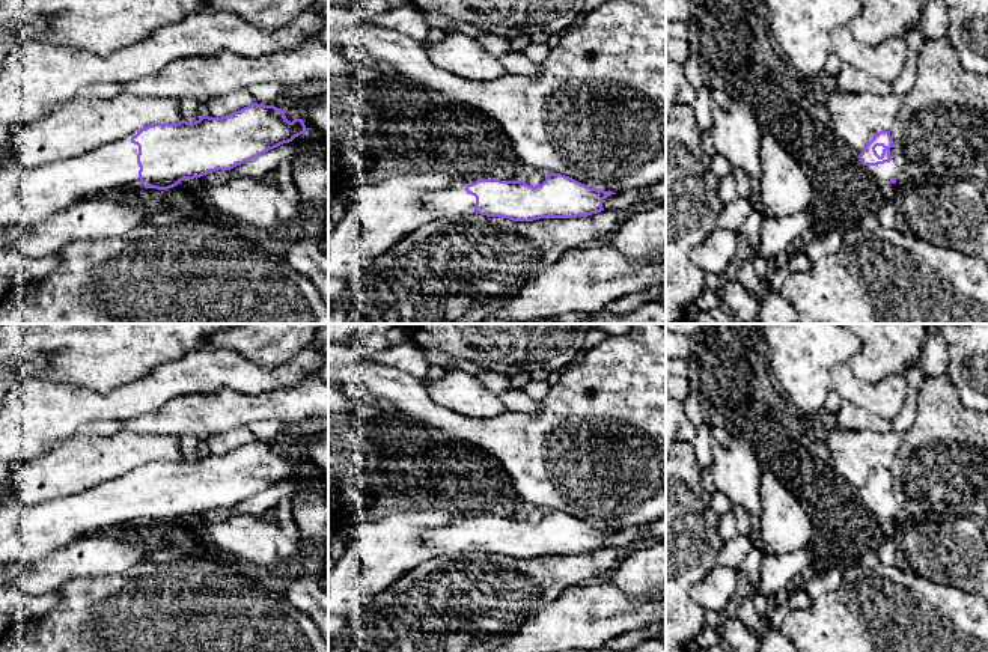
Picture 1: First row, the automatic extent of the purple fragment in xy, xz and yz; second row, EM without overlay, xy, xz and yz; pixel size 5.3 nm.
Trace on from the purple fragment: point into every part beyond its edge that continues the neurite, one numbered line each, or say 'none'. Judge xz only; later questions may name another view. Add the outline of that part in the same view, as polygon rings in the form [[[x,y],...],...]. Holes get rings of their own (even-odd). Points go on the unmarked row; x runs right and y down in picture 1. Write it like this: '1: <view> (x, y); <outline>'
1: xz (454, 538); [[[479,513],[482,516],[489,516],[492,513]],[[479,515],[453,519],[444,527],[428,530],[422,535],[425,545],[431,547],[434,556],[453,556],[459,553],[473,553],[476,535],[465,529],[465,524],[476,519]]]

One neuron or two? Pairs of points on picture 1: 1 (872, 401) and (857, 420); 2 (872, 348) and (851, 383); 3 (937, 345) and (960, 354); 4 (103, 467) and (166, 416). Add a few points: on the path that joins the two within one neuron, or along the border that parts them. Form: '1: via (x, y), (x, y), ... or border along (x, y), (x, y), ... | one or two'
1: border along (842, 399), (848, 399), (887, 420) | two
2: border along (847, 363), (866, 381), (881, 381), (892, 375) | two
3: border along (943, 339), (948, 347), (946, 372) | two
4: border along (128, 425), (143, 432), (167, 432), (178, 437) | two

